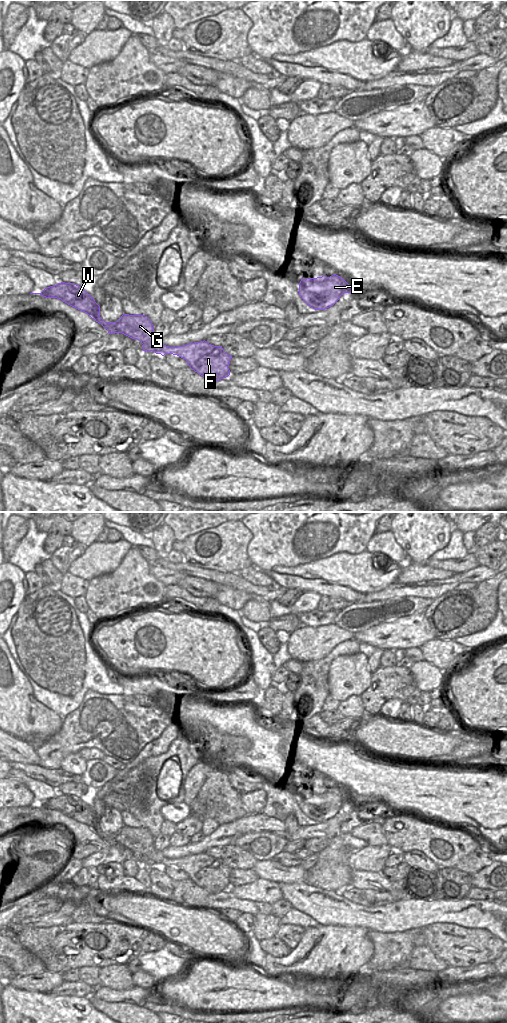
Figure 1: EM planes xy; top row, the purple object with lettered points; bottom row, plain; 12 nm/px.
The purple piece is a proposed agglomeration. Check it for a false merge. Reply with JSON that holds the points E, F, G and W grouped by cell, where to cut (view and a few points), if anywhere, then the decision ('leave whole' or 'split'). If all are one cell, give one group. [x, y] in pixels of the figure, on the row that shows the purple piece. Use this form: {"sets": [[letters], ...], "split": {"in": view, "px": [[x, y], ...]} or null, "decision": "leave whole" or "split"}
{"sets": [["E", "F", "G", "W"]], "split": null, "decision": "leave whole"}

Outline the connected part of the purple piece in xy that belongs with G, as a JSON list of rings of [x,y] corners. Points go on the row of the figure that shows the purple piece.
[[[61,282],[57,285],[53,285],[45,288],[41,293],[30,293],[30,294],[40,294],[46,298],[57,298],[61,299],[68,305],[87,313],[92,319],[101,324],[105,329],[108,330],[109,334],[122,333],[132,339],[137,339],[143,344],[143,351],[154,351],[156,354],[173,354],[185,359],[188,366],[197,372],[199,375],[207,378],[211,381],[219,381],[230,375],[230,370],[228,368],[231,355],[227,354],[222,346],[214,346],[208,342],[200,341],[189,343],[187,345],[178,347],[169,347],[164,345],[160,339],[154,337],[154,325],[145,315],[129,315],[123,314],[116,322],[105,322],[100,317],[100,306],[95,302],[94,298],[83,290],[79,285],[74,283]]]

